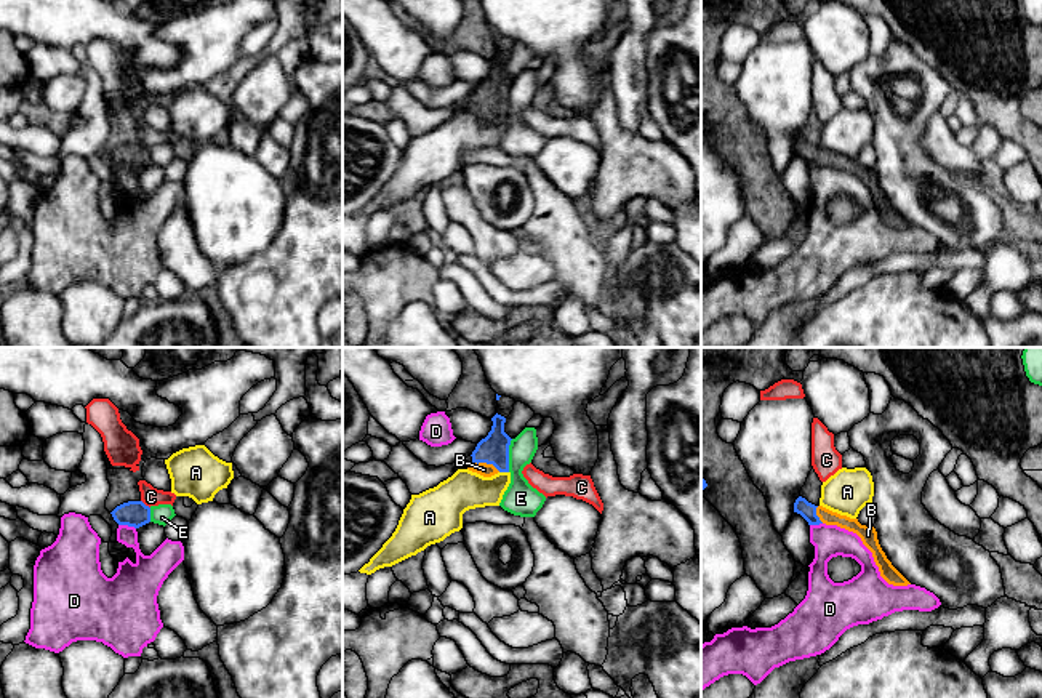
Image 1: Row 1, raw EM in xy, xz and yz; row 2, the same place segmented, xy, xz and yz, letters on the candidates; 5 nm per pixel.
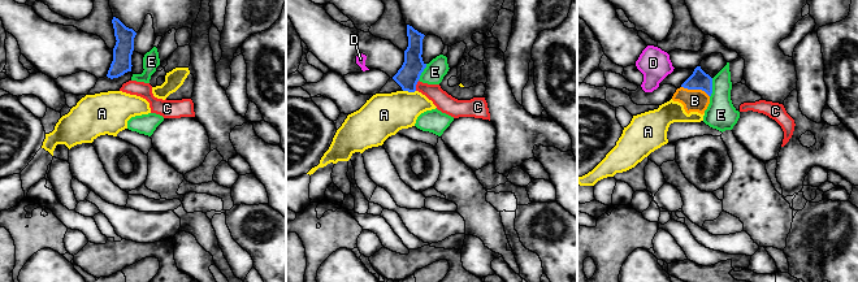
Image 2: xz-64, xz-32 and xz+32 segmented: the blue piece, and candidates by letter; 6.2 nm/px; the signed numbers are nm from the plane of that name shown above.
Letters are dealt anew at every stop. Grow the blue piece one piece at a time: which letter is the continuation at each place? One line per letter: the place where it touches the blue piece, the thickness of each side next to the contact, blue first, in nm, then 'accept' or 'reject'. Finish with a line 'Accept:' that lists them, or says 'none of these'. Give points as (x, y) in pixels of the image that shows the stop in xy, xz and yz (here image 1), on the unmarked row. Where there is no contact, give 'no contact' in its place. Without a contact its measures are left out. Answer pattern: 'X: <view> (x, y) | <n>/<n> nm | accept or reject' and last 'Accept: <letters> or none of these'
A: xz (504, 112) | 150/200 nm | reject
B: xz (487, 104) | 150/70 nm | accept
C: xy (144, 146) | 130/100 nm | reject
D: xy (127, 165) | 130/180 nm | reject
E: xz (508, 96) | 150/170 nm | reject
Accept: B

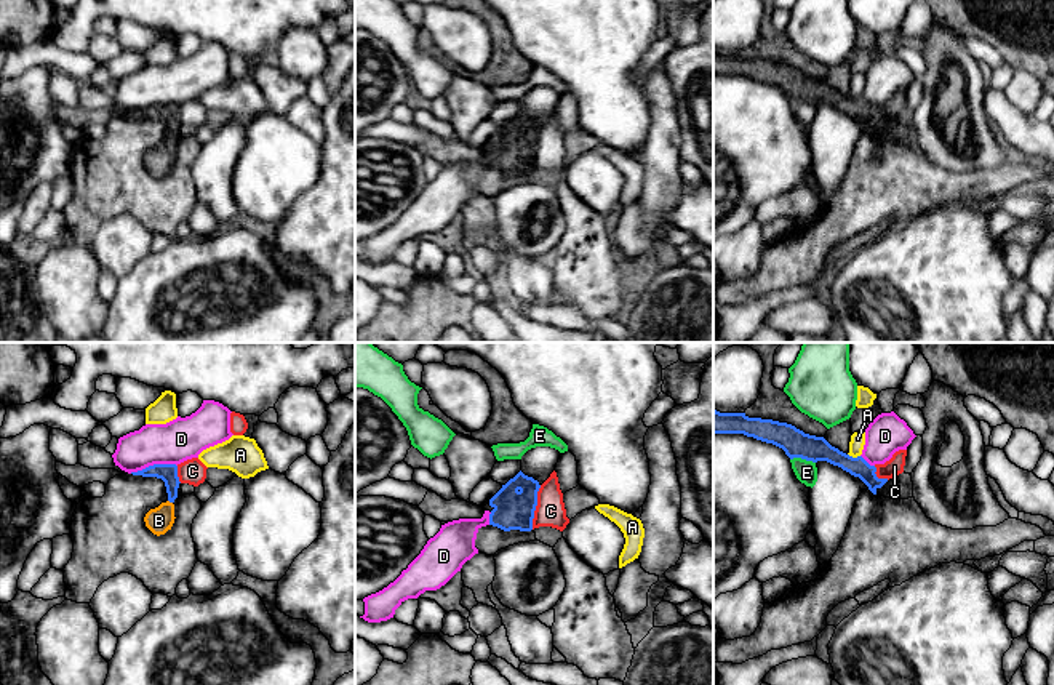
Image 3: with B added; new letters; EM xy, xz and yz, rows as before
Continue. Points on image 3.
A: yz (854, 100) | 130/80 nm | reject
B: xy (170, 143) | 100/140 nm | accept
C: xz (534, 149) | 200/150 nm | reject
D: xy (154, 106) | 100/220 nm | reject
E: yz (803, 100) | 140/110 nm | reject
Accept: B

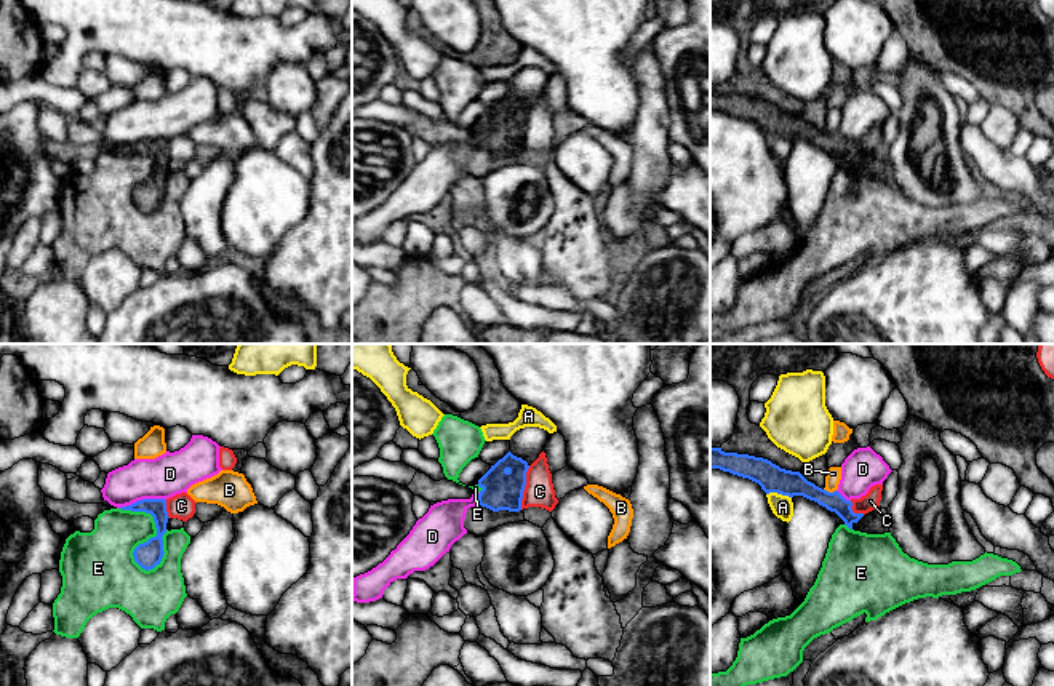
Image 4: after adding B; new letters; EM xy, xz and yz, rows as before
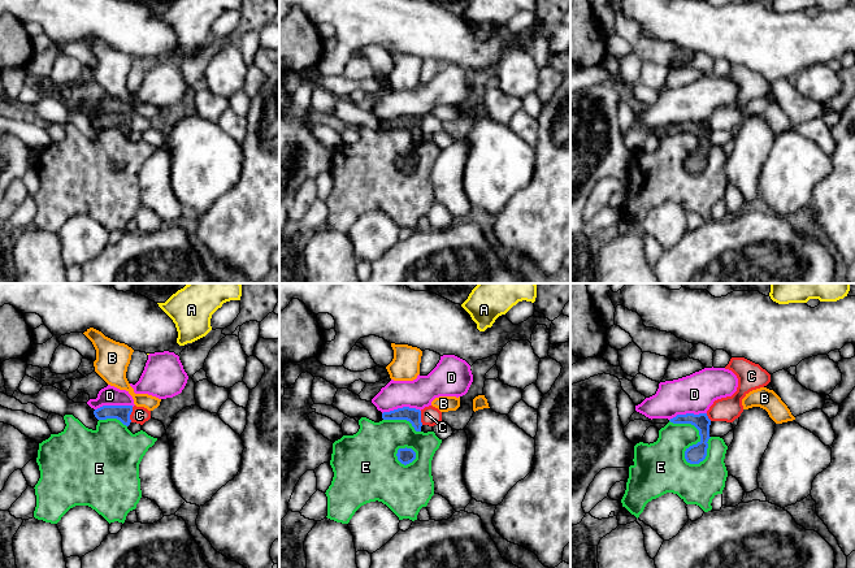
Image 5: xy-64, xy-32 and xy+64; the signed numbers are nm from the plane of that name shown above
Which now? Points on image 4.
A: yz (779, 135) | 140/110 nm | reject
B: yz (830, 135) | 130/80 nm | reject
C: xz (523, 130) | 200/150 nm | reject
D: xy (143, 141) | 100/220 nm | reject
E: xy (157, 176) | 140/240 nm | reject
Accept: none of these

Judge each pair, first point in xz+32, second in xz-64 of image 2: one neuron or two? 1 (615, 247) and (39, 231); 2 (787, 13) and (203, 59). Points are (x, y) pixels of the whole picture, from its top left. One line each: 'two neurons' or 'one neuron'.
1: one neuron
2: two neurons

